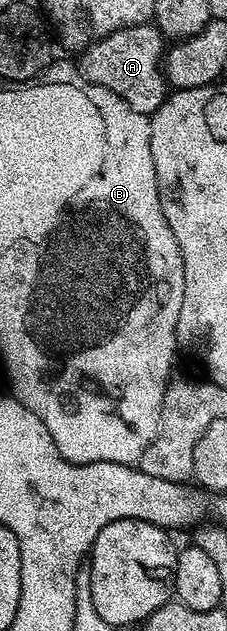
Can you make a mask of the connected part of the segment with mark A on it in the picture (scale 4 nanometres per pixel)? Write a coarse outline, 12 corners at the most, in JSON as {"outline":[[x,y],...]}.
{"outline":[[128,26],[80,53],[83,81],[149,115],[168,96],[164,38]]}

